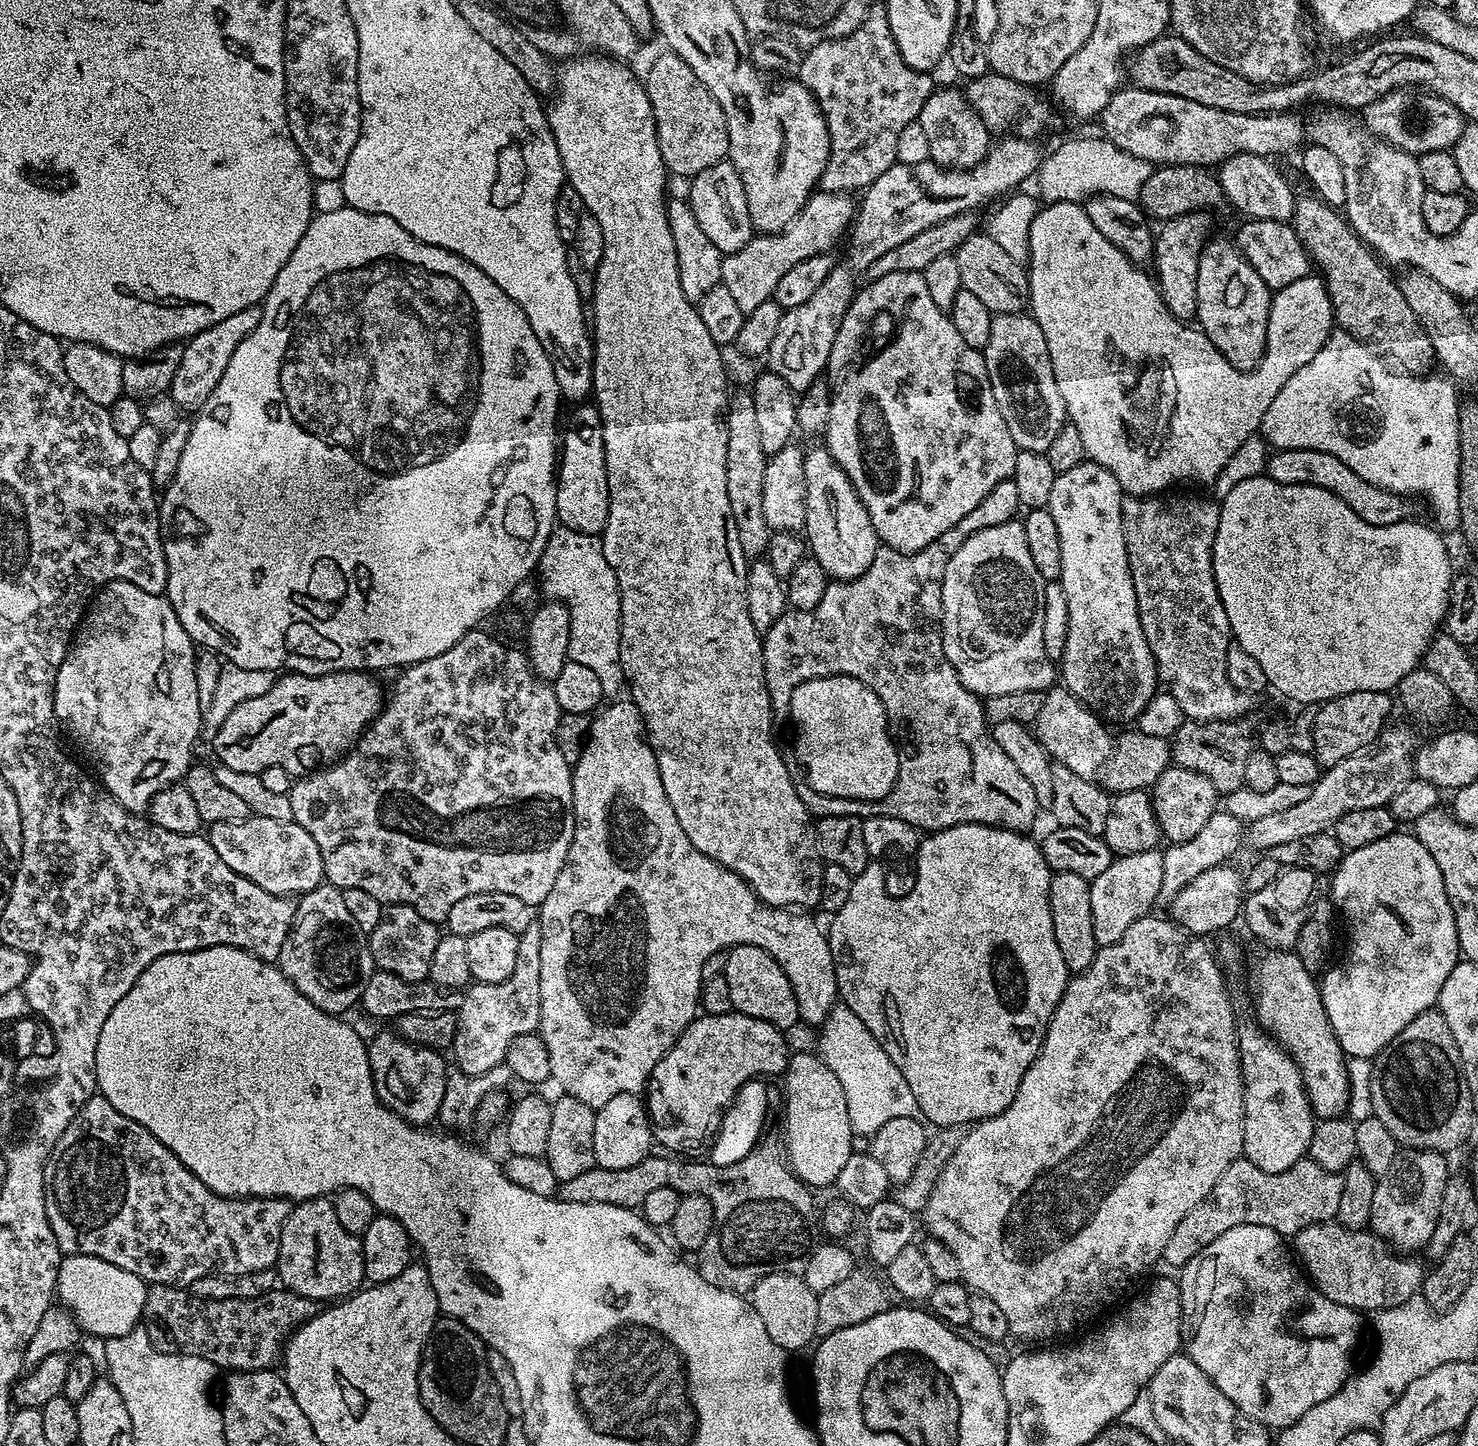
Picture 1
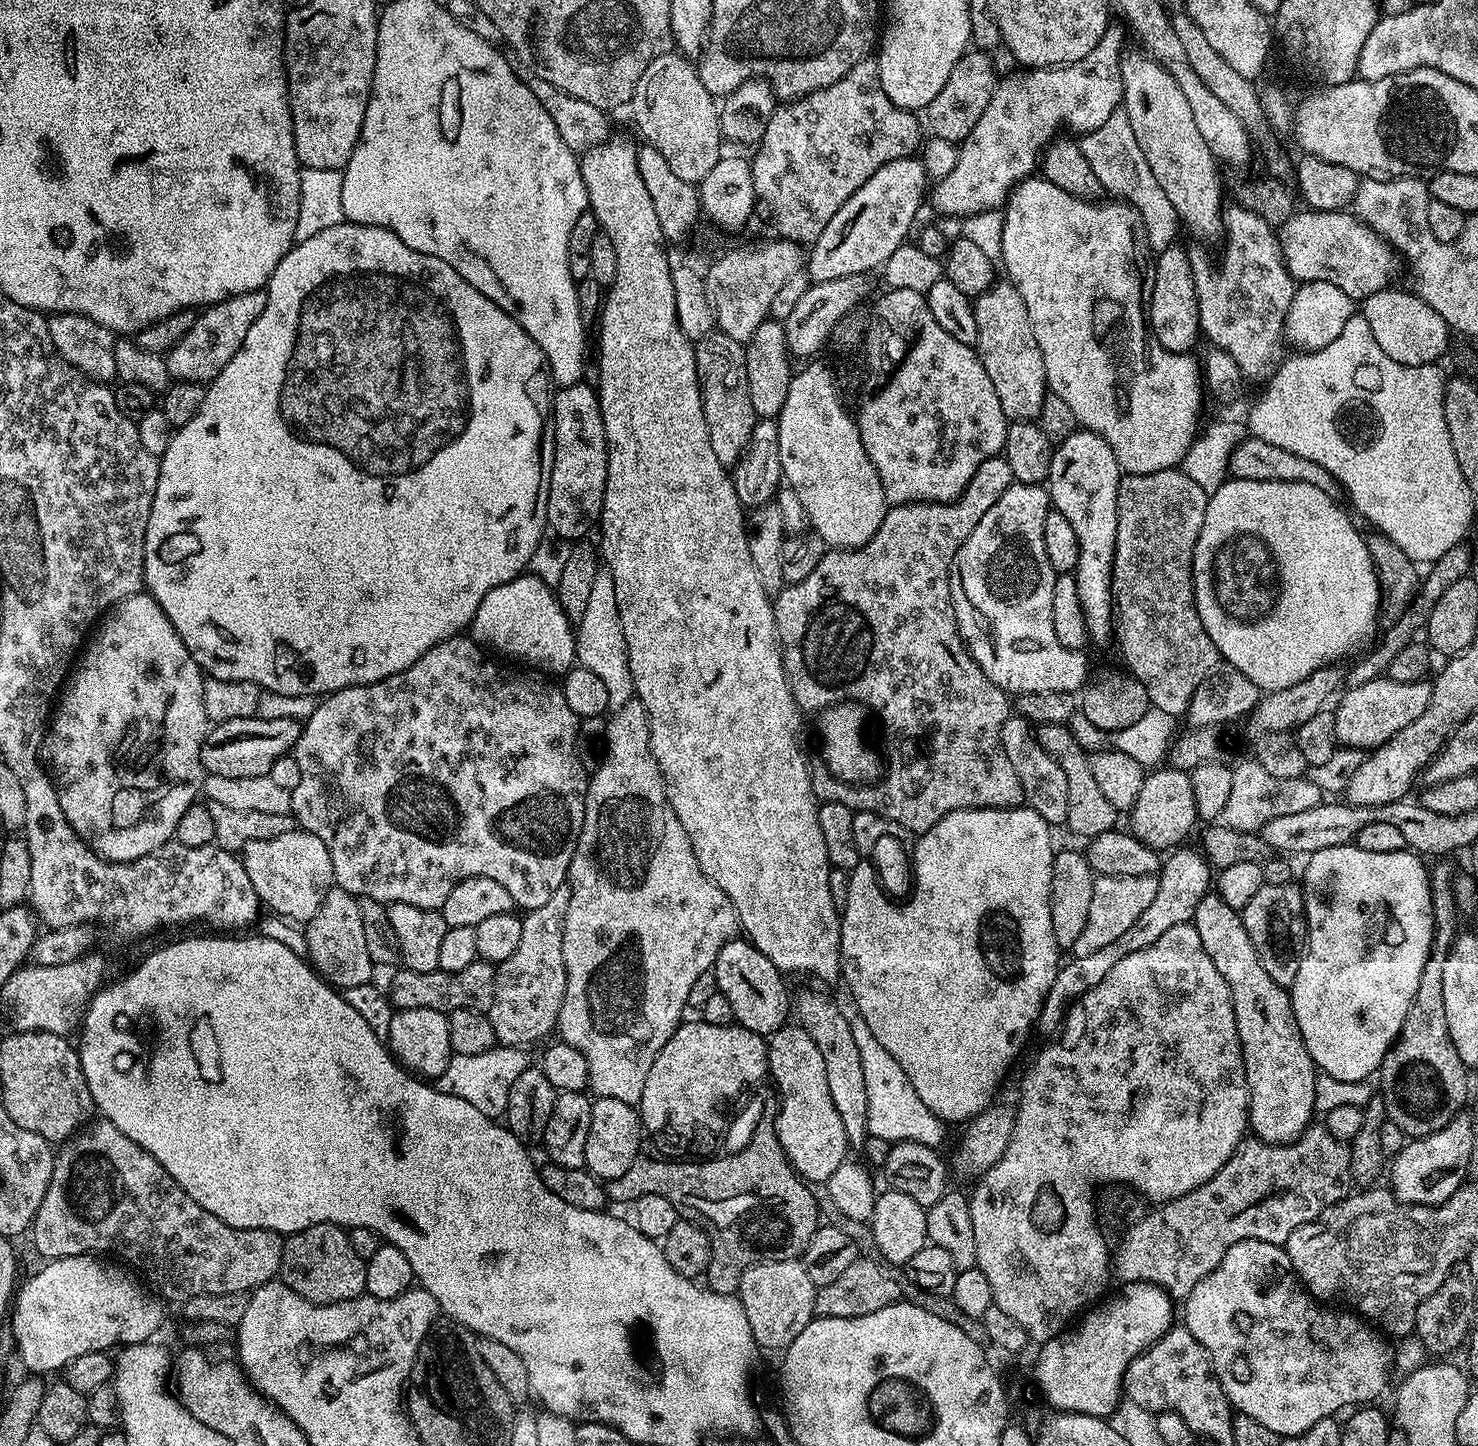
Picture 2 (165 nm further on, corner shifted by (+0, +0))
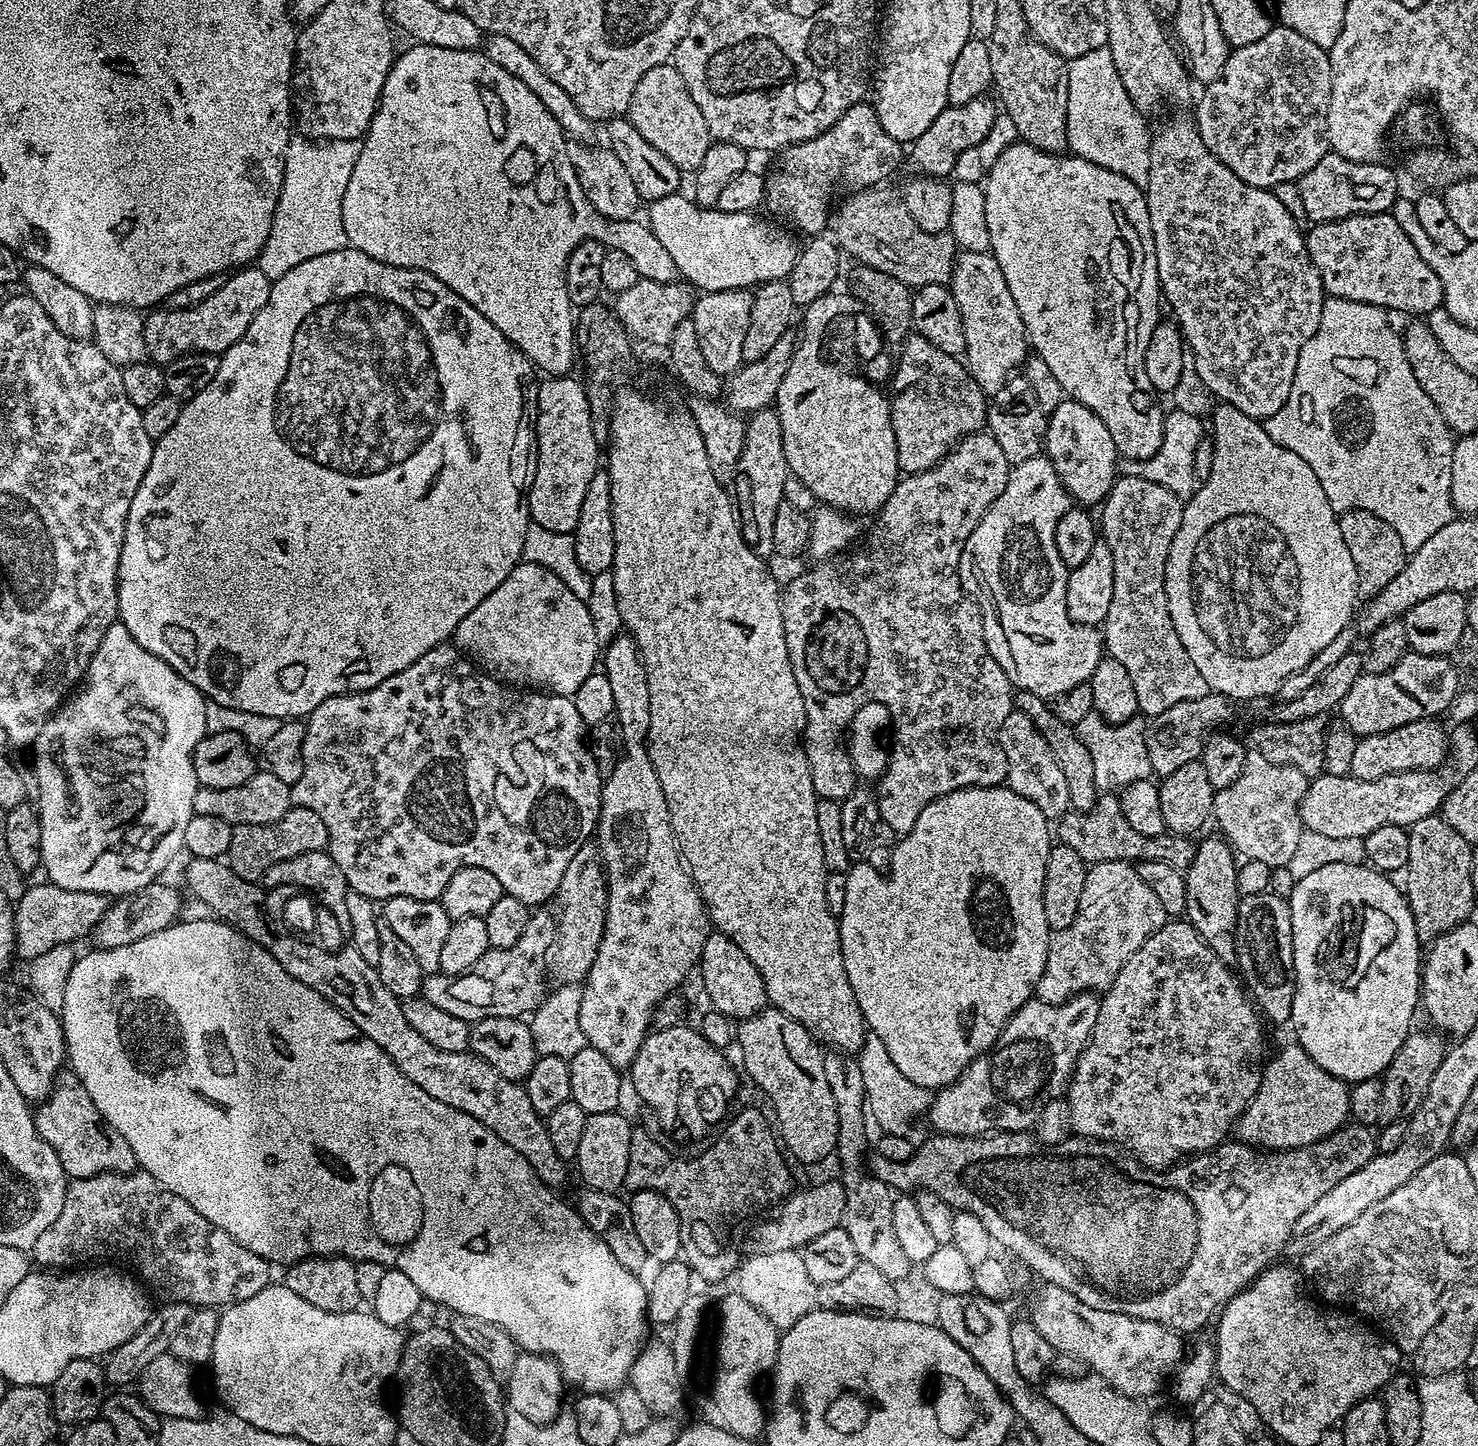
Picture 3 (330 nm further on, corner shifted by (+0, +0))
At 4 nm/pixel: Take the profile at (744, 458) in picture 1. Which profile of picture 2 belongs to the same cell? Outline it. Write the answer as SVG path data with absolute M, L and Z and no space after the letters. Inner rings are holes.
M713 330L695 341L694 347L702 410L706 414L706 430L710 430L710 447L718 457L718 462L735 466L748 447L758 419L754 406L750 406L750 390L746 386L745 345L725 332Z

